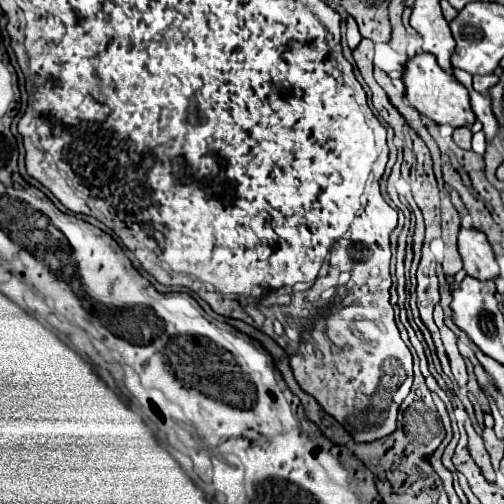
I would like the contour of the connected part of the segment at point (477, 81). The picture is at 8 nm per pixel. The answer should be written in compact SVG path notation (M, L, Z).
M488 74L488 76L474 76L474 90L476 92L486 92L490 86L494 86L500 78L496 74Z

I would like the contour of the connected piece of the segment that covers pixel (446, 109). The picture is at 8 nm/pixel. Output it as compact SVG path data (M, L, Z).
M422 52L422 54L408 58L404 64L404 70L402 70L402 82L406 86L406 98L408 98L410 106L414 110L418 110L420 114L428 116L430 120L434 120L436 124L450 124L452 128L458 128L468 122L472 124L476 120L474 112L470 108L468 90L458 80L454 80L454 76L446 74L438 66L438 62L434 60L432 54Z

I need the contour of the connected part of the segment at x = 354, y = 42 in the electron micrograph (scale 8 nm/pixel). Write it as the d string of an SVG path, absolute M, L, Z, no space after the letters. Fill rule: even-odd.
M352 16L346 18L346 40L348 40L348 46L354 50L358 46L358 42L362 40L360 32L358 32L358 26L356 26L356 20Z

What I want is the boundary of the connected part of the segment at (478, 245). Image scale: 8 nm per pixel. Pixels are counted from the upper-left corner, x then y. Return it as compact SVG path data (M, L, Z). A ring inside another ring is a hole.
M460 228L458 252L468 276L478 280L492 280L500 274L490 242L476 228Z

